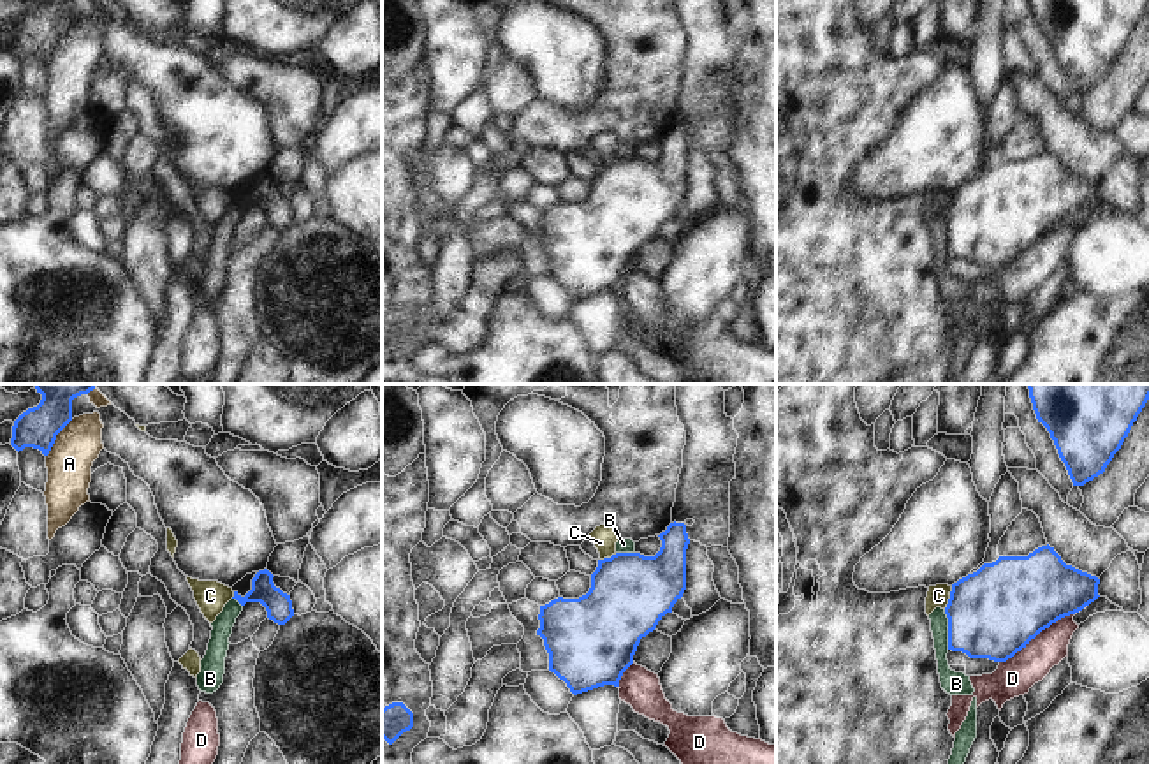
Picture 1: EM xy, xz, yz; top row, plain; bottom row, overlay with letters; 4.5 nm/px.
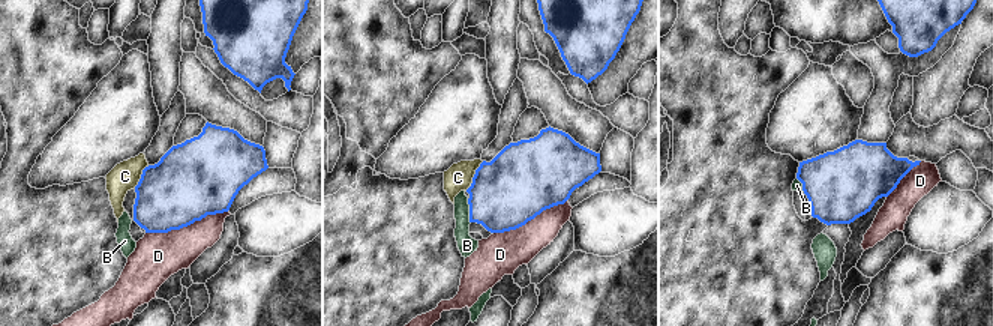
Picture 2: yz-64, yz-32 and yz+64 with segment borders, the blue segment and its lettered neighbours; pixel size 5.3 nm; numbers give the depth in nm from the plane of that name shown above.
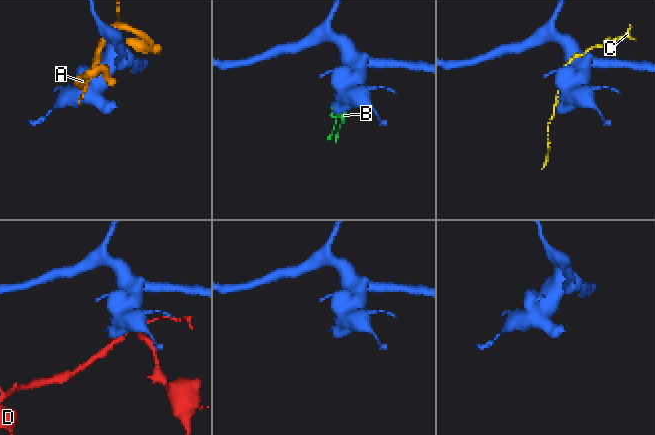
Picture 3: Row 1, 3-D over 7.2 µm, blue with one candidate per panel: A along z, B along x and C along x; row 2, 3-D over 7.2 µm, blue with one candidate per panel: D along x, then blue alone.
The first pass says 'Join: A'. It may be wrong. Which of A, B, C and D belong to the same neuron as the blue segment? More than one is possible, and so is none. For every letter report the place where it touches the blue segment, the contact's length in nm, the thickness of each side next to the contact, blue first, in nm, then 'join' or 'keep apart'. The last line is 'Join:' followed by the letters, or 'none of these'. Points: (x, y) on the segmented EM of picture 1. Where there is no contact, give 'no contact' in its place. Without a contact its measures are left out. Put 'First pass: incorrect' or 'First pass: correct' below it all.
A: meets blue in xy at (55, 439); contact 220 nm long; 190 nm thick on the blue side, 220 nm on the other; keep apart
B: meets blue in yz at (949, 629); contact 190 nm long; 420 nm thick on the blue side, 110 nm on the other; keep apart
C: meets blue in yz at (951, 597); contact 110 nm long; 420 nm thick on the blue side, 100 nm on the other; keep apart
D: meets blue in yz at (1039, 632); contact 440 nm long; 420 nm thick on the blue side, 170 nm on the other; keep apart
Join: none of these
First pass: incorrect

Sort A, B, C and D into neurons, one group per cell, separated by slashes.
A / B / C / D

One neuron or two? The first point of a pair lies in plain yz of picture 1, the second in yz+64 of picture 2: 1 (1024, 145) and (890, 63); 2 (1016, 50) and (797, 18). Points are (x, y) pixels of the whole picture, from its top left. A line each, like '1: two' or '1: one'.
1: one
2: two

